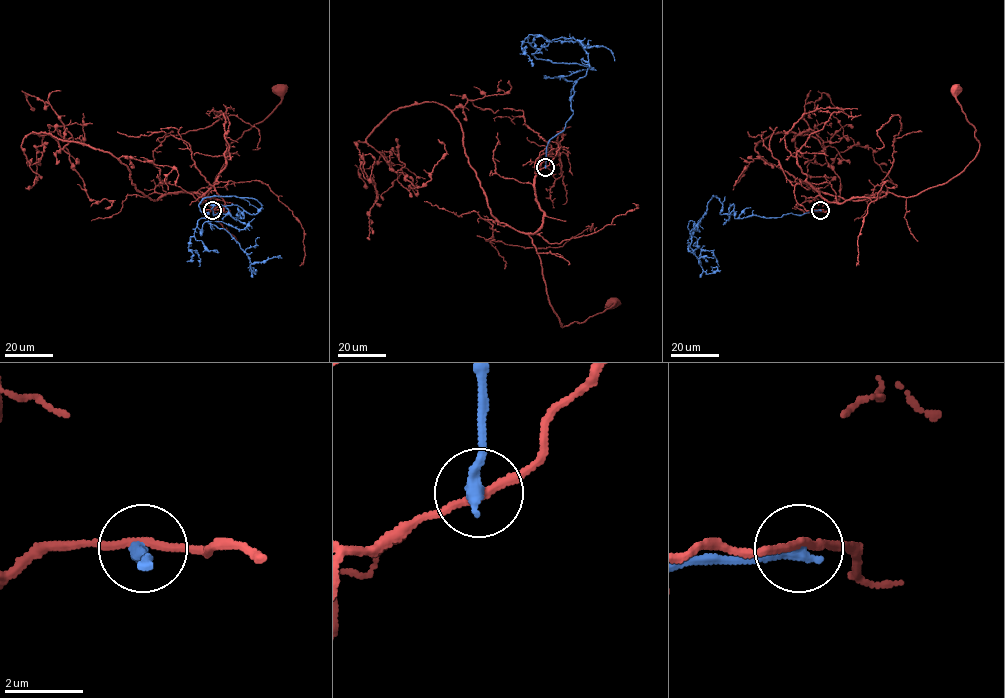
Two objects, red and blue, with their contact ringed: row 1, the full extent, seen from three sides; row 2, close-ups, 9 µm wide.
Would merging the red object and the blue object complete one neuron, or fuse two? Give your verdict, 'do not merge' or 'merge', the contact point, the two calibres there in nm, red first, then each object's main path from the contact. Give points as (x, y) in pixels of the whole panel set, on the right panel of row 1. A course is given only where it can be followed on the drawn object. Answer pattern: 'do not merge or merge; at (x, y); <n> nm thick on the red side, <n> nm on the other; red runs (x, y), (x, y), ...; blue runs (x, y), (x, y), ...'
do not merge; at (820, 210); 200 nm thick on the red side, 360 nm on the other; red runs (820, 209), (800, 205), (797, 183), (843, 203), (910, 197), (957, 176), (979, 142), (957, 90); blue runs (820, 209), (736, 218), (733, 211), (720, 214), (713, 196), (690, 245), (699, 263), (713, 257)

